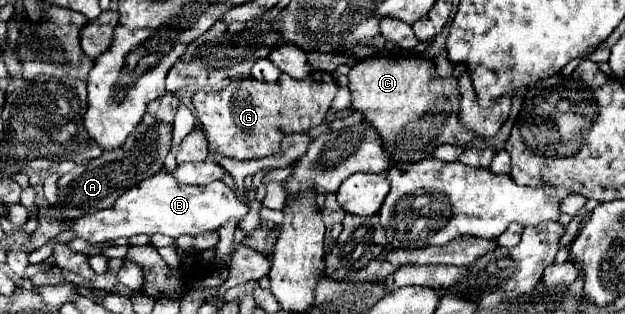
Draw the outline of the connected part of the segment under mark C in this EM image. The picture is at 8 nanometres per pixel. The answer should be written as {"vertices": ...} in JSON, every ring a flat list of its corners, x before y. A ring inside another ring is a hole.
{"vertices":[[401,55,401,57,367,57,351,67,349,71,349,89,351,89,351,107,365,113,365,121,371,123,383,137,383,145,393,161,421,161,431,155,437,145,467,145,475,133,467,129,459,119,461,91,453,77,439,77,437,67,431,59,419,55]]}

